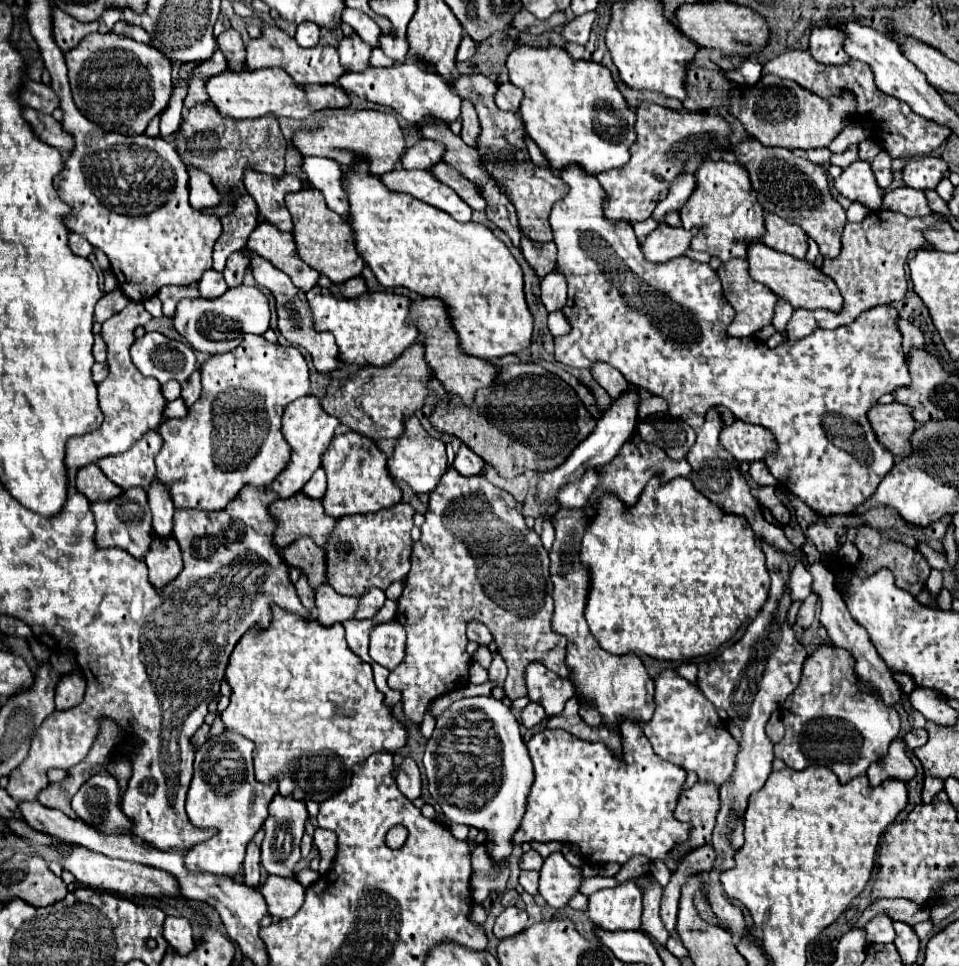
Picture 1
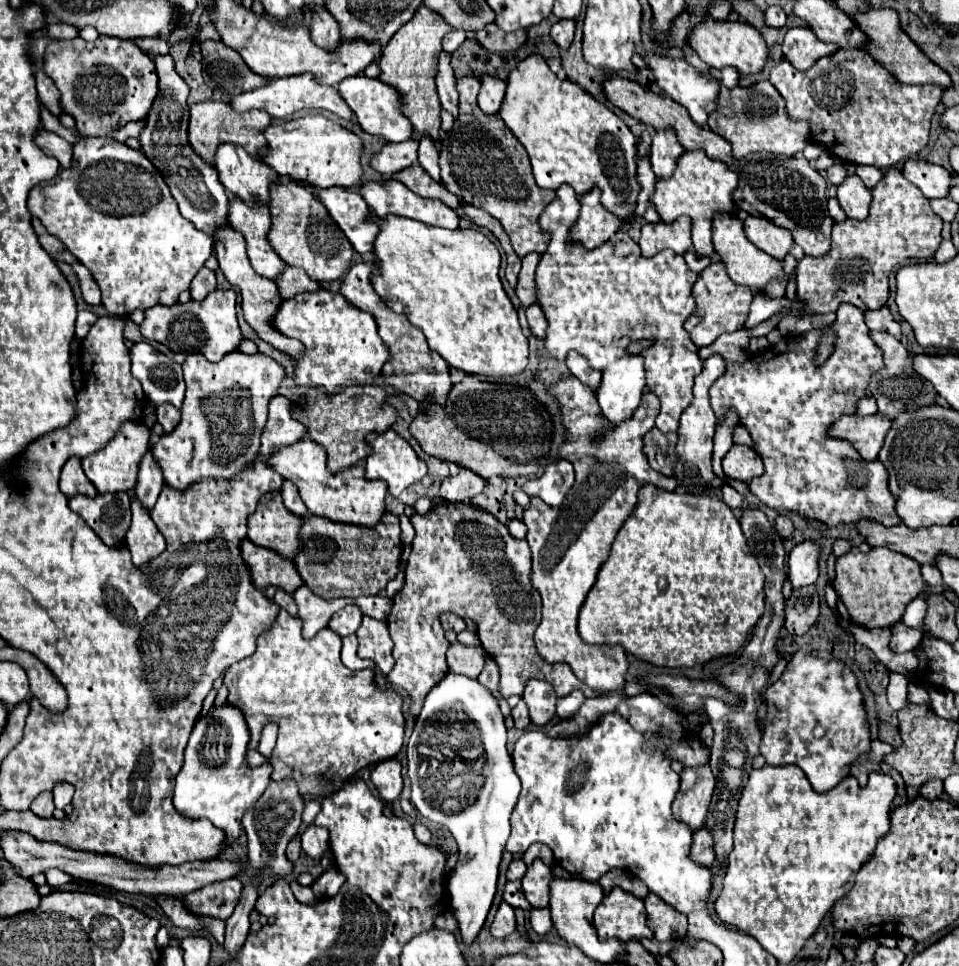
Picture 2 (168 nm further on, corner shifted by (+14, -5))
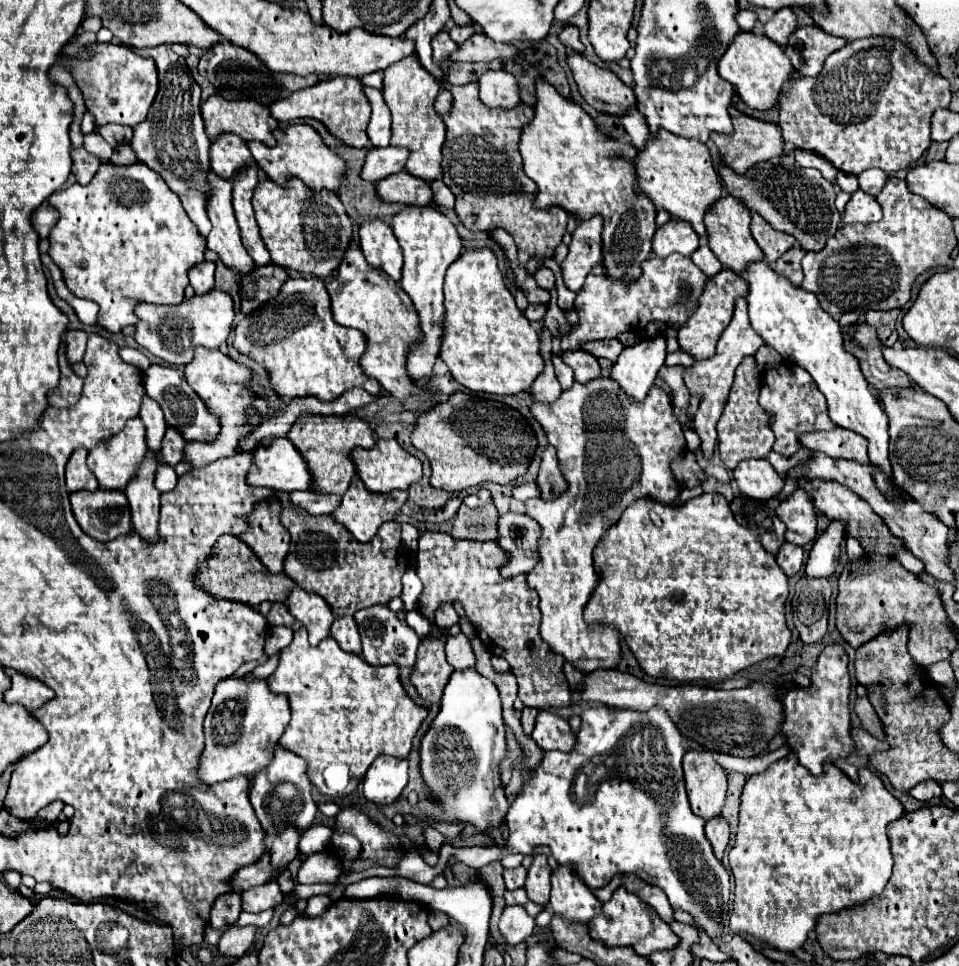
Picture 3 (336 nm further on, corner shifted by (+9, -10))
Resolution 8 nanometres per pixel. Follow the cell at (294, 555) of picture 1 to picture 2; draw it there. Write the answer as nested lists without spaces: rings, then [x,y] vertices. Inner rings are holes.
[[[248,538],[240,542],[240,554],[250,568],[252,584],[258,590],[264,590],[268,586],[282,588],[284,592],[292,594],[302,582],[300,574],[296,574],[296,568],[292,566],[292,560],[280,558],[272,550],[262,550],[260,546],[254,546]]]

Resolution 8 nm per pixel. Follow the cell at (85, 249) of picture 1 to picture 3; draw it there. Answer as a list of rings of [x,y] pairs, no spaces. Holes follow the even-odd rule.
[[[45,201],[35,213],[33,213],[33,227],[35,227],[35,231],[39,233],[39,237],[41,239],[47,239],[49,237],[49,231],[51,231],[51,227],[57,223],[57,211]]]

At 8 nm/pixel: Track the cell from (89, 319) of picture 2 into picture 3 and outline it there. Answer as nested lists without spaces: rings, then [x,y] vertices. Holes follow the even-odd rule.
[[[67,331],[65,343],[67,343],[67,359],[71,363],[77,363],[83,359],[85,345],[87,345],[87,333],[85,331]]]

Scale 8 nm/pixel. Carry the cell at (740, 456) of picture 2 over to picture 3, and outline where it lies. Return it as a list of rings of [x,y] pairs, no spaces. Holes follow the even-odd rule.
[[[747,459],[733,469],[733,477],[739,489],[753,499],[773,499],[783,487],[781,475],[771,467],[767,459]]]

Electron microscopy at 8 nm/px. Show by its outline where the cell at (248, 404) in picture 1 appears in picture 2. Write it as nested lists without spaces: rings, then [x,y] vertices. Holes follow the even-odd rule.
[[[230,352],[220,362],[212,364],[202,354],[188,354],[182,364],[186,380],[186,398],[182,404],[182,420],[172,434],[164,434],[154,444],[154,456],[164,472],[168,486],[184,490],[194,480],[202,476],[222,476],[230,478],[238,474],[246,464],[250,464],[260,448],[260,434],[268,418],[268,404],[276,396],[278,384],[284,378],[284,368],[268,356],[262,354],[242,354]]]

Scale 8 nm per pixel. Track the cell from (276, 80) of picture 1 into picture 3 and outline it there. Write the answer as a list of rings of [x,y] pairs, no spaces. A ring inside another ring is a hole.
[[[345,77],[323,79],[323,81],[315,83],[313,87],[295,91],[293,95],[289,95],[289,99],[279,99],[279,101],[271,103],[269,111],[277,121],[283,121],[283,123],[289,123],[293,119],[303,119],[303,117],[317,119],[317,121],[325,123],[325,127],[331,133],[335,133],[339,139],[343,139],[347,145],[365,147],[369,143],[365,129],[369,123],[371,107],[367,103],[361,87],[363,85],[359,79],[345,79]]]

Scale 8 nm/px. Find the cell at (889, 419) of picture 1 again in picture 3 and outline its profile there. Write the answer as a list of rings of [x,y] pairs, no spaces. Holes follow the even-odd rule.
[[[843,427],[823,433],[803,433],[799,441],[803,447],[809,447],[811,451],[821,451],[835,459],[843,457],[859,463],[869,463],[865,439],[861,439],[861,435],[853,431],[845,431]]]

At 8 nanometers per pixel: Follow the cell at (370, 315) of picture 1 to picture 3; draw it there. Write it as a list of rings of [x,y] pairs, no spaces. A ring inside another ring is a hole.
[[[289,279],[281,287],[279,297],[249,313],[235,327],[233,345],[269,371],[273,389],[283,397],[283,401],[303,395],[333,401],[353,387],[361,387],[375,397],[381,391],[377,379],[365,375],[359,365],[367,347],[365,335],[333,321],[331,299],[321,279]]]

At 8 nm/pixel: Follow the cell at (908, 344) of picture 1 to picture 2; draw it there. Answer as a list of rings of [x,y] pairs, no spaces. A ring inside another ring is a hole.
[[[884,306],[880,310],[868,310],[868,312],[864,312],[864,320],[866,320],[866,324],[868,324],[870,330],[882,330],[882,332],[892,334],[894,338],[900,338],[900,324],[894,322],[888,306]]]

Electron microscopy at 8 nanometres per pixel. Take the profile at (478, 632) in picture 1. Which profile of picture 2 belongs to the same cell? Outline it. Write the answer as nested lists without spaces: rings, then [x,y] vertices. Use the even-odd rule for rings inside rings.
[[[442,614],[442,616],[440,616],[440,622],[442,622],[444,630],[454,630],[456,634],[466,628],[464,620],[462,620],[460,616],[456,616],[456,614]]]

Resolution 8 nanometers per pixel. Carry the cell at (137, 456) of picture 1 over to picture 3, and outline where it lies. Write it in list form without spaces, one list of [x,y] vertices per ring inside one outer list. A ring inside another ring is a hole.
[[[129,419],[129,423],[123,427],[121,433],[117,433],[113,439],[109,439],[109,443],[95,447],[93,451],[89,451],[87,455],[87,465],[93,471],[93,475],[99,481],[99,487],[103,489],[125,489],[133,479],[135,473],[141,465],[141,461],[145,459],[147,453],[147,443],[145,443],[145,427],[141,423],[141,419]]]

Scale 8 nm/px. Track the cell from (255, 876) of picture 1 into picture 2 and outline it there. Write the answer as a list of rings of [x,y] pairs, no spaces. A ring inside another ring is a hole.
[[[230,878],[194,890],[184,898],[184,904],[192,914],[226,920],[240,902],[240,896],[242,896],[242,882],[238,878]]]

